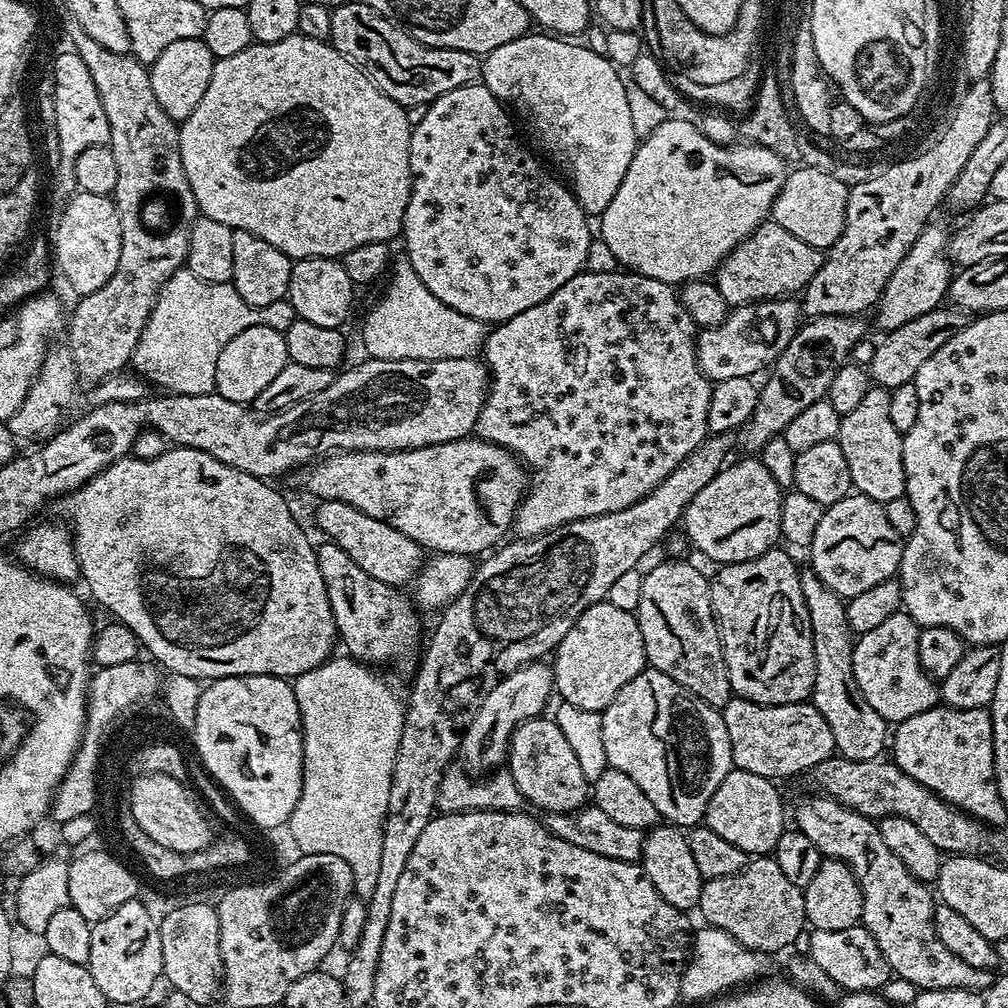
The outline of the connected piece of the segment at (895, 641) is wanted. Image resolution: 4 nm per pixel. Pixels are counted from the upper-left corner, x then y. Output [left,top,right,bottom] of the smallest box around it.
[851,618,941,722]

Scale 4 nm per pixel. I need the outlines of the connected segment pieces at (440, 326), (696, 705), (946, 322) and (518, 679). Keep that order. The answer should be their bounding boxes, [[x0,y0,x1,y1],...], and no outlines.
[[368,272,486,360],[602,666,734,826],[868,303,972,390],[461,661,556,770]]

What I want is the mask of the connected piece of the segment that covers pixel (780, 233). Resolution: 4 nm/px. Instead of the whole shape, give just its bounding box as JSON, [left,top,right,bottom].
[722,223,826,302]

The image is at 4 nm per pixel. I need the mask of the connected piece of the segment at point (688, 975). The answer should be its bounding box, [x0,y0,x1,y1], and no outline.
[680,926,769,1002]

